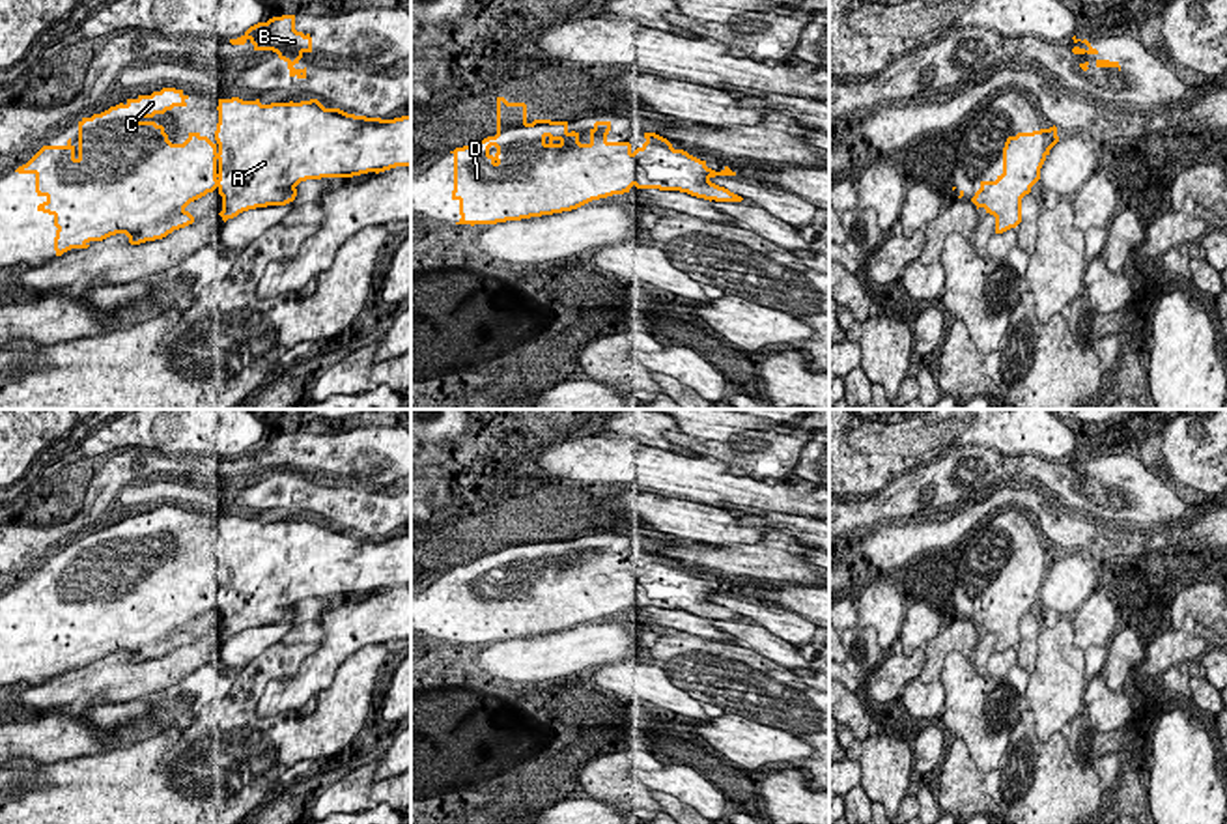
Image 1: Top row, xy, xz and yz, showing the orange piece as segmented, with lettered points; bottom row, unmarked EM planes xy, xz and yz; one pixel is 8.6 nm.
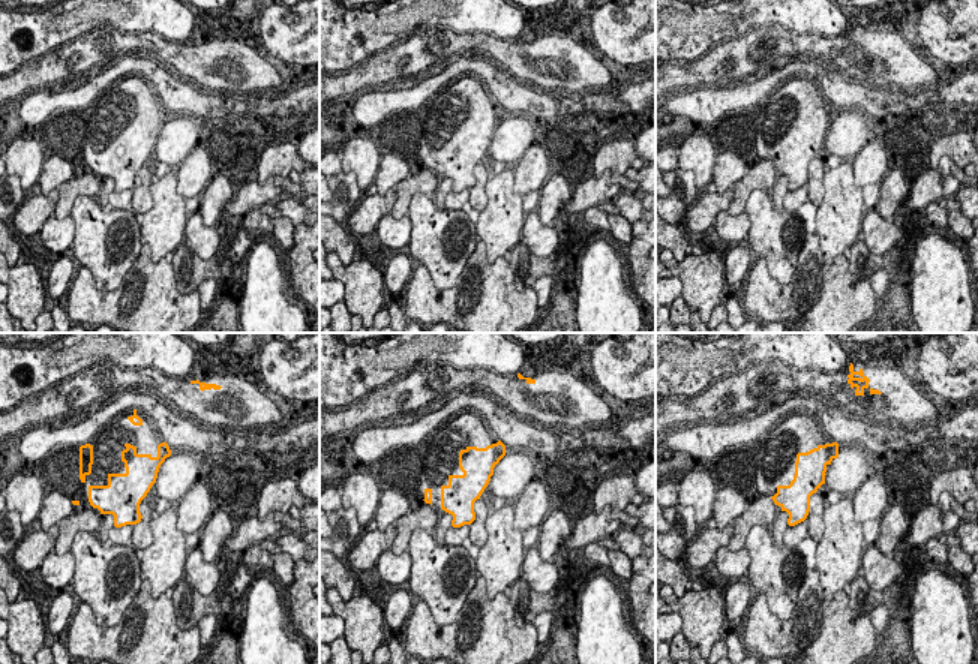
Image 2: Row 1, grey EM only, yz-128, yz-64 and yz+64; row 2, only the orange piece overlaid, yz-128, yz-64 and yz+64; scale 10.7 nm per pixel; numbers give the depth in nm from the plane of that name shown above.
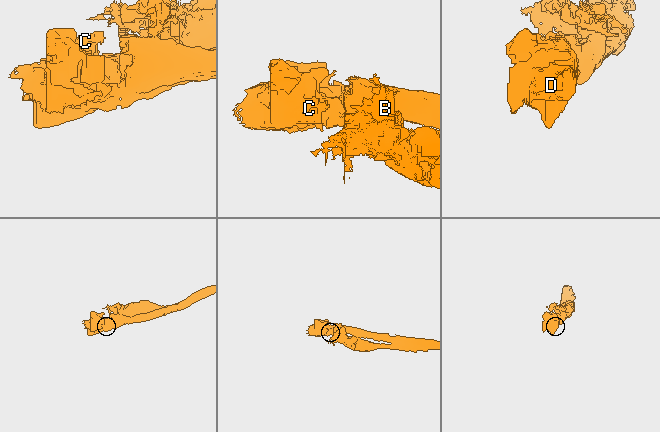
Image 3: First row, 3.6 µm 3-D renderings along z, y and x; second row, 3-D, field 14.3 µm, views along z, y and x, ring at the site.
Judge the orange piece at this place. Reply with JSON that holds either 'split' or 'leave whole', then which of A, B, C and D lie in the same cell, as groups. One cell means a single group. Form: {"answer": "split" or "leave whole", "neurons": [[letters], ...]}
{"answer": "split", "neurons": [["A", "C", "D"], ["B"]]}

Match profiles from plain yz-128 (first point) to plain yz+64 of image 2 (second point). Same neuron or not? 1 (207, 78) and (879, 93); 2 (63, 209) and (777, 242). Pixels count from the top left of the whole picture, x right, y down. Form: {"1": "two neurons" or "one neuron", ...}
{"1": "two neurons", "2": "two neurons"}

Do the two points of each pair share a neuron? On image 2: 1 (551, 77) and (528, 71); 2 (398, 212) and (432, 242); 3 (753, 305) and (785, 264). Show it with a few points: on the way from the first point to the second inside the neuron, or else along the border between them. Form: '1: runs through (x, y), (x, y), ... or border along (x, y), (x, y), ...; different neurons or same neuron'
1: runs through (545, 74), (534, 72); same neuron
2: border along (423, 192), (413, 195), (407, 212); different neurons
3: border along (762, 258), (779, 282), (792, 279); different neurons

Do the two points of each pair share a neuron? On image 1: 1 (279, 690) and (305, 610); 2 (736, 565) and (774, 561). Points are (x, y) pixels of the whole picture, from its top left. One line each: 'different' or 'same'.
1: different
2: same

